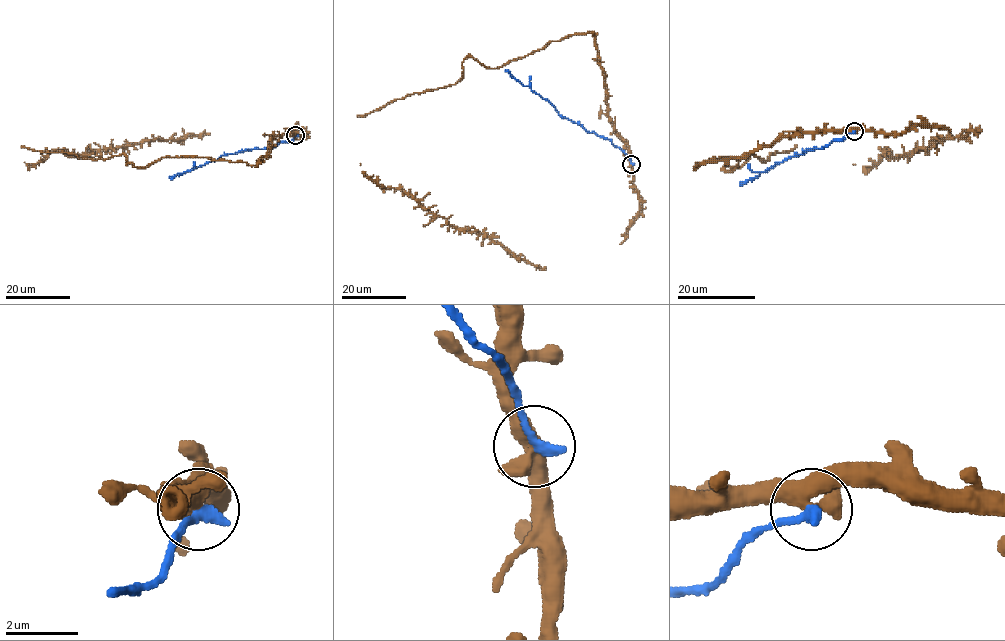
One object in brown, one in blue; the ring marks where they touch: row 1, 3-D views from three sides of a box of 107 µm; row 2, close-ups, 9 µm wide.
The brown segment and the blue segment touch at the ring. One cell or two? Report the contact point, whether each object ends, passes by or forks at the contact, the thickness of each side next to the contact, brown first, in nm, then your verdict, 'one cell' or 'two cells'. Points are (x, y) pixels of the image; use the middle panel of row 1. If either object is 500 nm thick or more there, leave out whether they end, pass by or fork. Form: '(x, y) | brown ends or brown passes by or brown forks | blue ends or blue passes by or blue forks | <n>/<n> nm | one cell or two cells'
(631, 164) | brown passes by | blue ends | 480/360 nm | two cells

